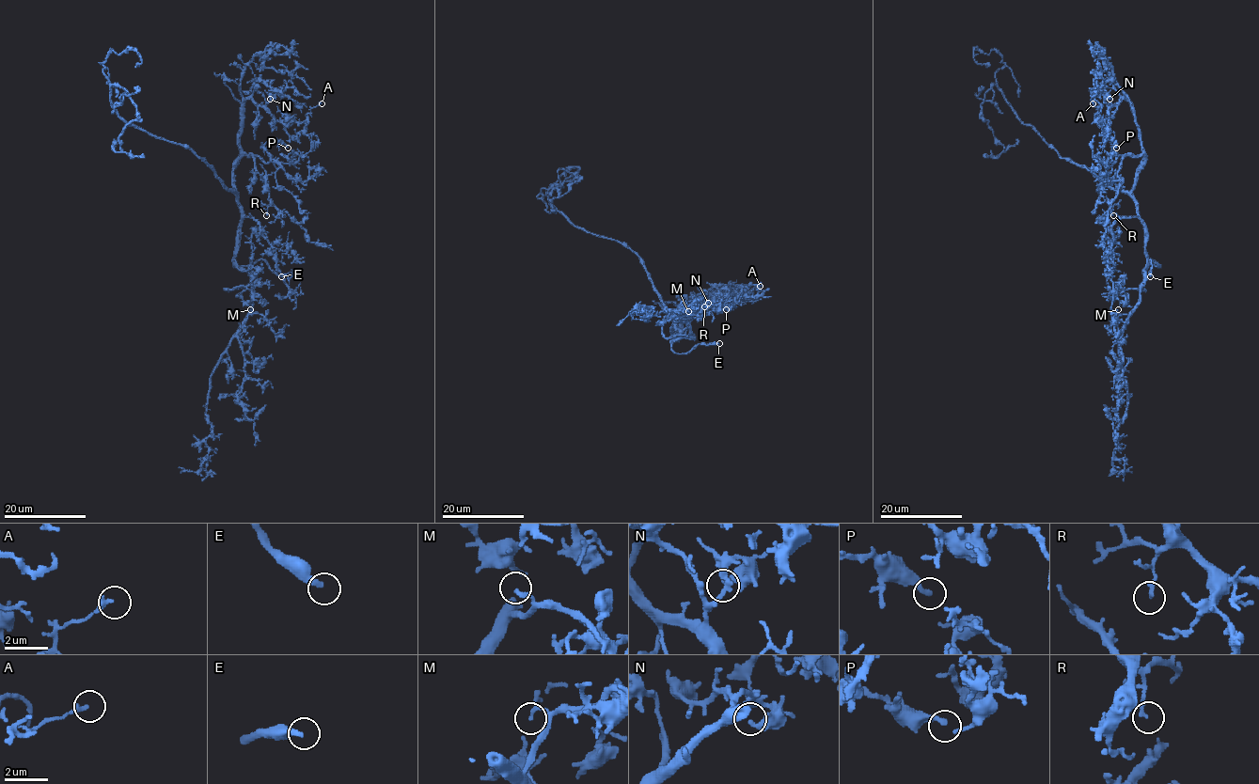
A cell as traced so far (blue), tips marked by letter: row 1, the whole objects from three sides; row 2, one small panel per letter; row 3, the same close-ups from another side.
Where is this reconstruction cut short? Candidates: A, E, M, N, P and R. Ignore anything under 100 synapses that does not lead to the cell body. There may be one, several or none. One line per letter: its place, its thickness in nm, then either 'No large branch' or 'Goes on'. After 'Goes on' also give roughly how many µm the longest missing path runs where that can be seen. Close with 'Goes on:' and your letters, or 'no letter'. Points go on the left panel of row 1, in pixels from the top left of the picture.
A: Place: (322, 103). Thickness 220 nm. No large branch
E: Place: (281, 276). Thickness 260 nm. Goes on. Missing length about 35 µm
M: Place: (250, 309). Thickness 150 nm. No large branch
N: Place: (270, 99). Thickness 380 nm. No large branch
P: Place: (288, 148). Thickness 180 nm. No large branch
R: Place: (266, 215). Thickness 170 nm. No large branch
Goes on: E

